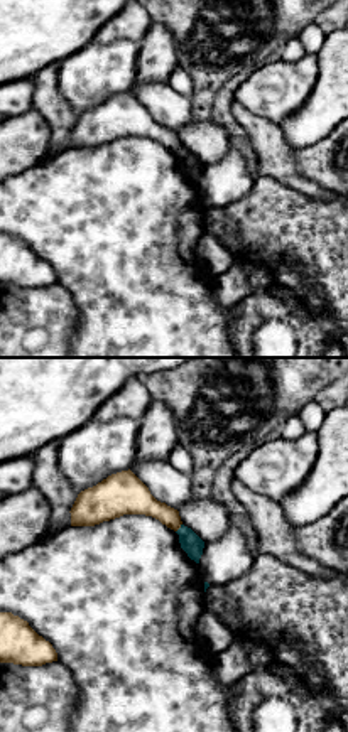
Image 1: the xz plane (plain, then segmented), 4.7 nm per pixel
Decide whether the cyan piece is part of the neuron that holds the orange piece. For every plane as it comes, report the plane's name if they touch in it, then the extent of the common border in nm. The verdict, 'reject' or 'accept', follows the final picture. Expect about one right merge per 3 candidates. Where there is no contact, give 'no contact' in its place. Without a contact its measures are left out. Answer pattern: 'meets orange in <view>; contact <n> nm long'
meets orange in xz; contact 50 nm long

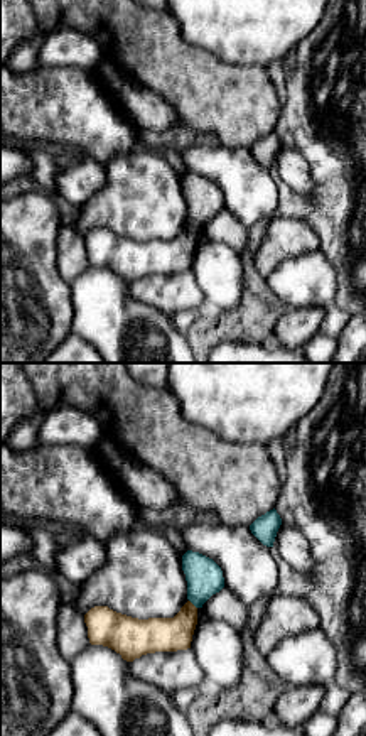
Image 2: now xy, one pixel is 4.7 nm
meets orange in xy; contact 60 nm long

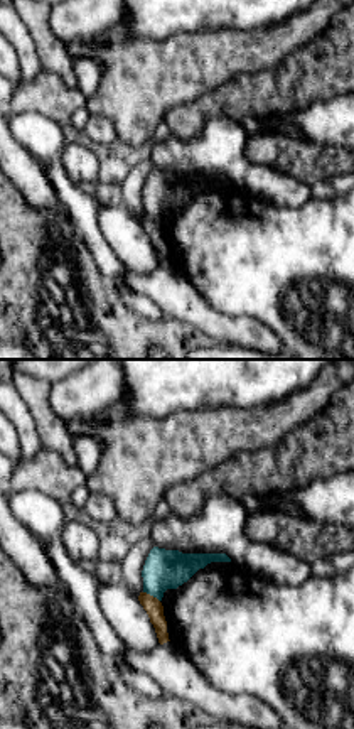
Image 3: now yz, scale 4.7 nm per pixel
meets orange in yz; contact 90 nm long

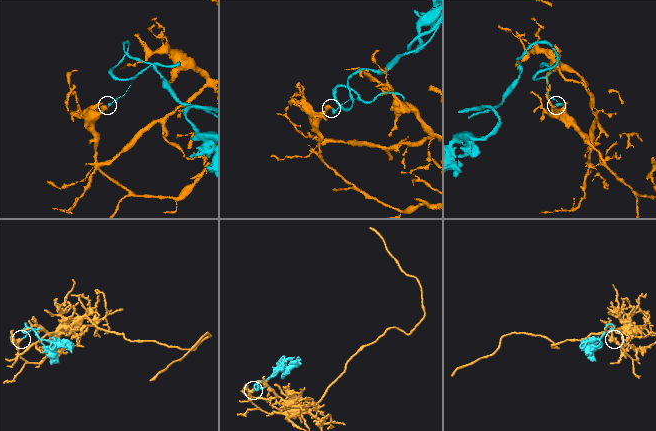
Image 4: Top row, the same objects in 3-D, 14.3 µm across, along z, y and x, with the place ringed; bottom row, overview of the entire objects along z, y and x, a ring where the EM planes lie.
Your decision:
reject

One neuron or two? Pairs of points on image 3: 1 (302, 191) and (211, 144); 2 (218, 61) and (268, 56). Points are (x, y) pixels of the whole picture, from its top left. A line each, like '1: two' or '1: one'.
1: one
2: one

